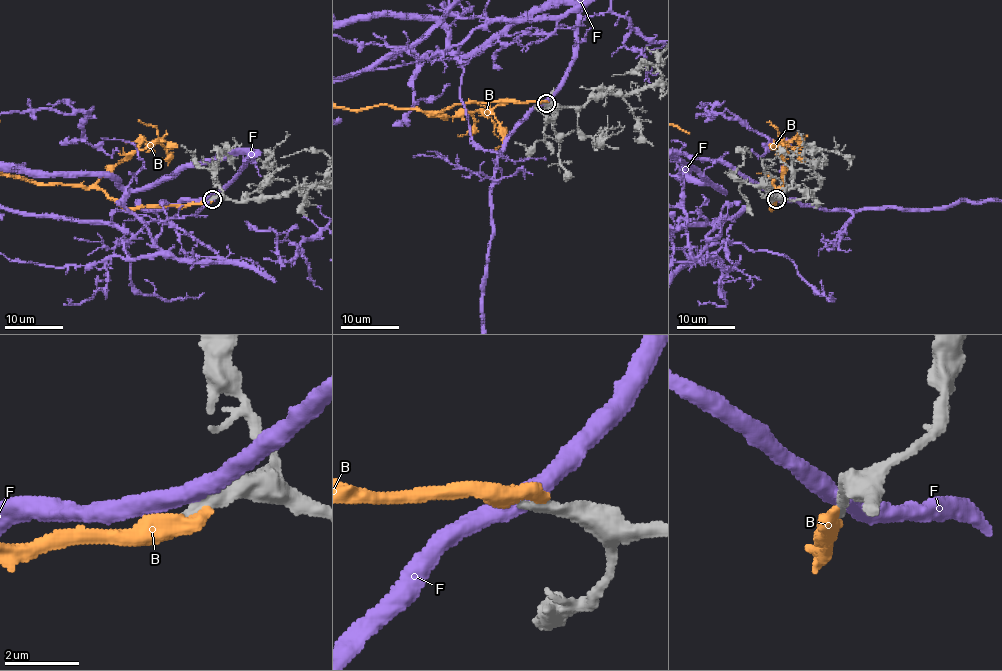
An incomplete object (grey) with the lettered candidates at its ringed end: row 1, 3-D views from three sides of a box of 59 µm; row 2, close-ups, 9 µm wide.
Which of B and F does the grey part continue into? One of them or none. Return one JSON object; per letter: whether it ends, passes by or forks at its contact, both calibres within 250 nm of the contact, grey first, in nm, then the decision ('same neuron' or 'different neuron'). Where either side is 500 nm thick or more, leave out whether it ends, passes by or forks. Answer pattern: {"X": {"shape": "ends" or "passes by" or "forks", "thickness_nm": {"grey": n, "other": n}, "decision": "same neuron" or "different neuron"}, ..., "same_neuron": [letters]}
{"B": {"shape": "ends", "thickness_nm": {"grey": 400, "other": 460}, "decision": "same neuron"}, "F": {"shape": "passes by", "thickness_nm": {"grey": 400, "other": 460}, "decision": "different neuron"}, "same_neuron": ["B"]}

